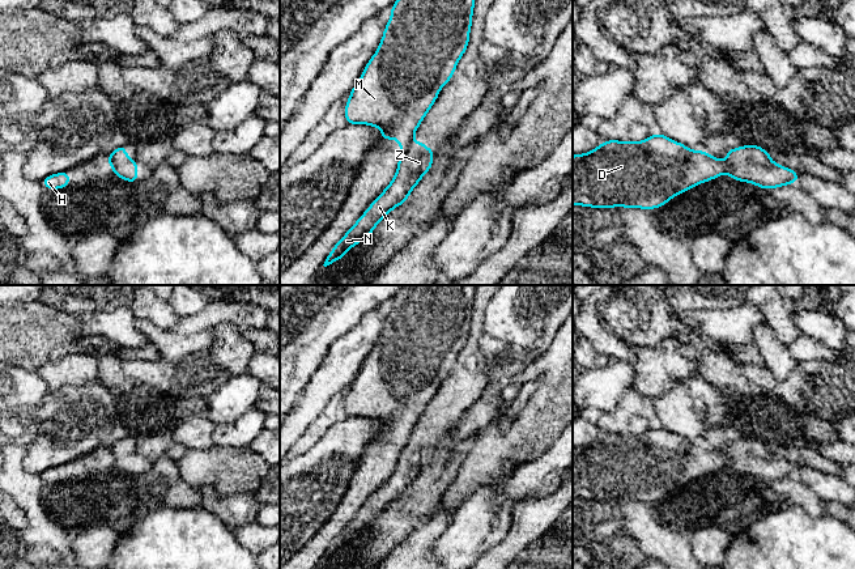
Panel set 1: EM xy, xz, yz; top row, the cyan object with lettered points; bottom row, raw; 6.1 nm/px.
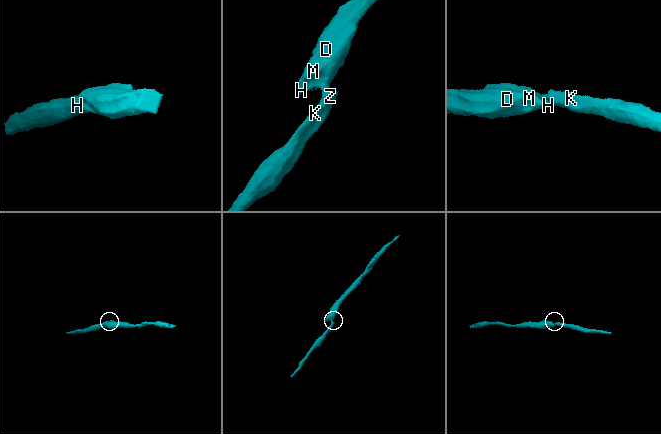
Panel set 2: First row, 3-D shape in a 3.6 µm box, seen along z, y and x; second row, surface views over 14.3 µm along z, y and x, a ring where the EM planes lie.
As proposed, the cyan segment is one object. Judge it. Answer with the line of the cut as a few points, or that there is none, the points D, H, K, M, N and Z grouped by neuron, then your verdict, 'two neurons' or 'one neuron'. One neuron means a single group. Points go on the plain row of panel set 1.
xz (411, 433), (399, 454) | D H M / K N Z | two neurons

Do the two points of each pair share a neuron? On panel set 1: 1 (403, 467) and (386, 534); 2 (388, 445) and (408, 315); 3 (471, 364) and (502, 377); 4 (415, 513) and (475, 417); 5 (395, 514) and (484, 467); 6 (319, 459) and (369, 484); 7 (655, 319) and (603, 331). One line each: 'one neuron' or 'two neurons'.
1: two neurons
2: one neuron
3: two neurons
4: two neurons
5: two neurons
6: two neurons
7: one neuron

